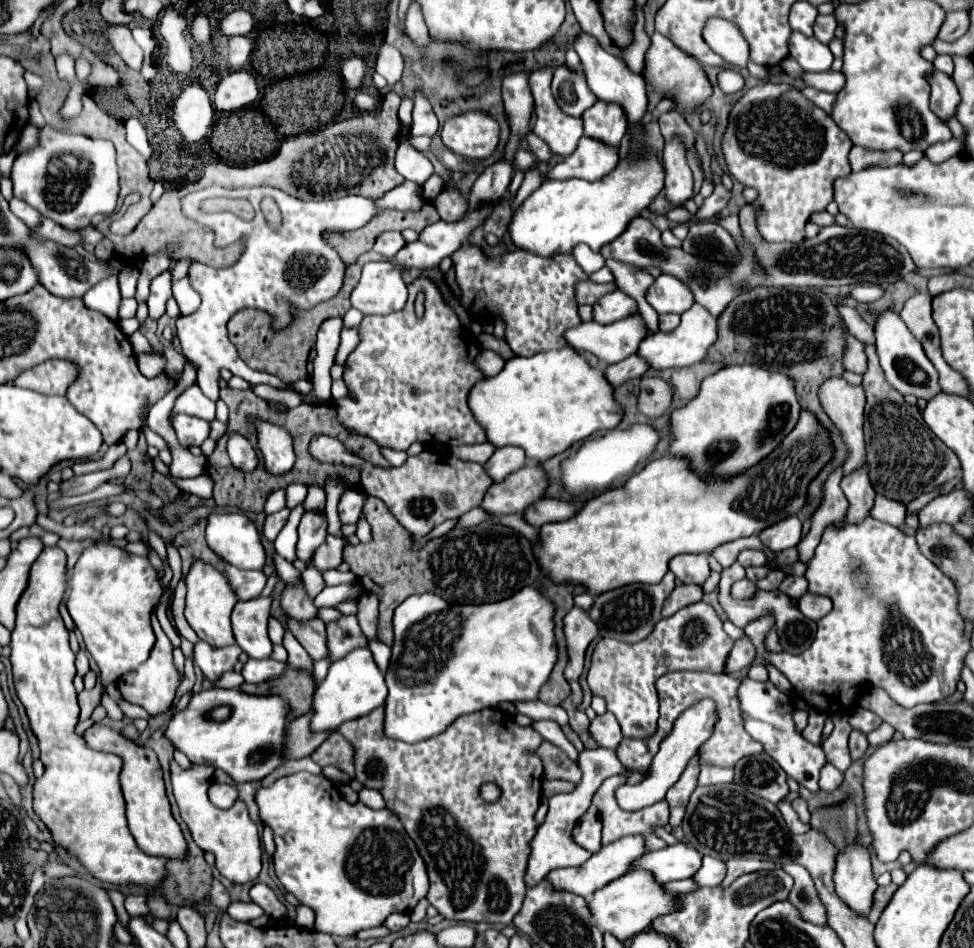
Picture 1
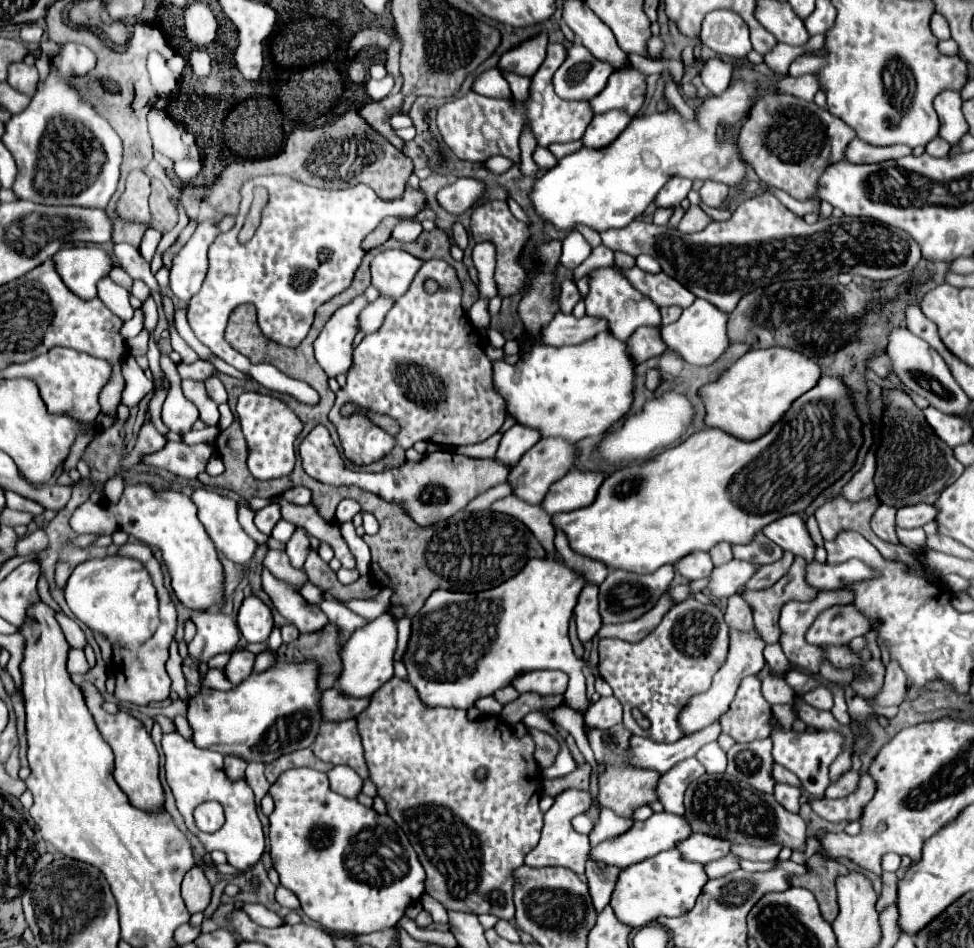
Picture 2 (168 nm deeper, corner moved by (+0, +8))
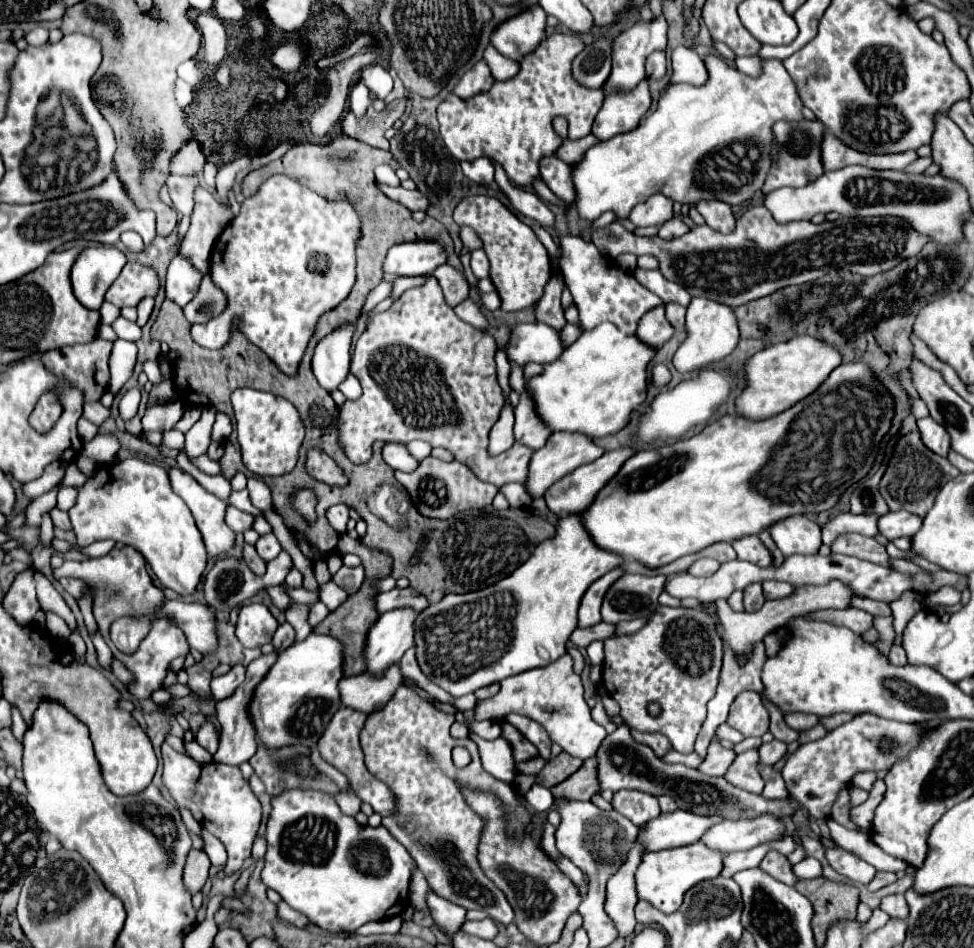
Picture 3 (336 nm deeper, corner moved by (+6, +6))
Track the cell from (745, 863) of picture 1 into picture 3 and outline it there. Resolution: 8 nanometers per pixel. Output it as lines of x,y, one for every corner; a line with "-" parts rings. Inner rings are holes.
768,851
768,855
760,863
760,869
766,871
768,875
772,875
774,879
786,883
786,885
794,885
796,883
796,877
792,873
790,861
784,855
780,855
778,851

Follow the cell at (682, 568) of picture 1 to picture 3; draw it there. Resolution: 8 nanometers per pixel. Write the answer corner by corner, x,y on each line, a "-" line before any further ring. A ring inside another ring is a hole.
698,559
698,561
694,561
694,563
690,565
688,573
694,575
694,577
708,577
708,575
716,573
718,567
720,567
720,563
714,561
714,559

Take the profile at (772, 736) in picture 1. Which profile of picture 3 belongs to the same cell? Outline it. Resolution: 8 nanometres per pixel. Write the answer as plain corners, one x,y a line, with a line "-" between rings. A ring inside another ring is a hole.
864,713
856,715
852,721
828,731
826,737
800,745
794,753
786,755
786,763
782,767
782,777
790,795
798,799
800,805
808,809
812,819
828,819
832,803
836,801
838,789
844,783
850,783
852,775
858,771
888,771
896,761
900,761
910,749
920,741
922,729
916,725
880,719
876,715

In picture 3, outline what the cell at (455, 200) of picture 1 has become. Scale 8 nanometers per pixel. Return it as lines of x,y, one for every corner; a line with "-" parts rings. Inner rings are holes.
461,227
459,236
463,246
467,247
470,251
482,247
481,239
478,237
476,232
470,227

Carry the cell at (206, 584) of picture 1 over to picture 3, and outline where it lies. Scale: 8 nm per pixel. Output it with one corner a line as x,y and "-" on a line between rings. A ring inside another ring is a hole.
136,457
120,461
118,465
100,465
82,487
76,505
68,515
79,548
106,539
132,545
146,557
146,563
150,563
164,587
178,595
196,591
208,563
206,547
192,513
172,491
172,485
168,485
168,473
162,467
144,463
-
104,515
112,519
100,519

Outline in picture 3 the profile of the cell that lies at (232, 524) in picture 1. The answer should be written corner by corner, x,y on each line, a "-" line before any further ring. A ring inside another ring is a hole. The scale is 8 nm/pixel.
180,469
170,471
170,483
176,495
190,507
208,555
218,557
228,553
236,543
236,533
226,525
226,505

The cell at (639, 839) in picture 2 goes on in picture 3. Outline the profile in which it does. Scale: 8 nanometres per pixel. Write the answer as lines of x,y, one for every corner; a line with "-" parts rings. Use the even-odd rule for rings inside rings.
680,809
662,813
638,829
636,843
642,845
646,853
692,845
704,835
706,829
718,821
720,817
700,817

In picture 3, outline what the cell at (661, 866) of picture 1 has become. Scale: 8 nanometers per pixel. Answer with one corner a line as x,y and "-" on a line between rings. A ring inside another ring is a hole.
762,815
754,821
720,821
702,835
702,843
708,843
712,851
746,851
764,841
780,839
784,825
778,817

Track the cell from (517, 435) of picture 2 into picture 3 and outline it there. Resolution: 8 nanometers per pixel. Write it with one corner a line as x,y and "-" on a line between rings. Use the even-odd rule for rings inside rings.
528,393
520,395
520,403
514,409
516,415
516,425
514,425
514,439
518,443
524,443
530,449
540,449
544,447
546,439
550,437
550,429
544,427
540,417
536,415
532,407
532,399

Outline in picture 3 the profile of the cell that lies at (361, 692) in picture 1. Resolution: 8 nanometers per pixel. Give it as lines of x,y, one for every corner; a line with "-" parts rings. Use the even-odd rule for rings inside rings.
394,609
372,623
364,643
364,673
384,675
388,667
400,661
406,649
414,647
412,623
416,617
418,613
412,609

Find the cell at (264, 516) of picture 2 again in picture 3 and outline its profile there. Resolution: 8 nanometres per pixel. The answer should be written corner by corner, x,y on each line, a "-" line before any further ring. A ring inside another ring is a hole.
228,507
226,509
226,523
236,531
236,533
244,533
246,529
252,529
254,523
254,515
238,511
236,507

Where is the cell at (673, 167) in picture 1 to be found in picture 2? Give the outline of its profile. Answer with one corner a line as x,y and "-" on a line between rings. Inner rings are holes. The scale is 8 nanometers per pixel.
674,177
674,179
670,179
670,181
660,189
660,193
656,195
656,199
654,199
656,207
660,207
660,209
662,209
662,207
674,209
674,207
680,205
680,201
688,195
690,187
692,187
692,181
688,181
688,179
684,179
684,177

